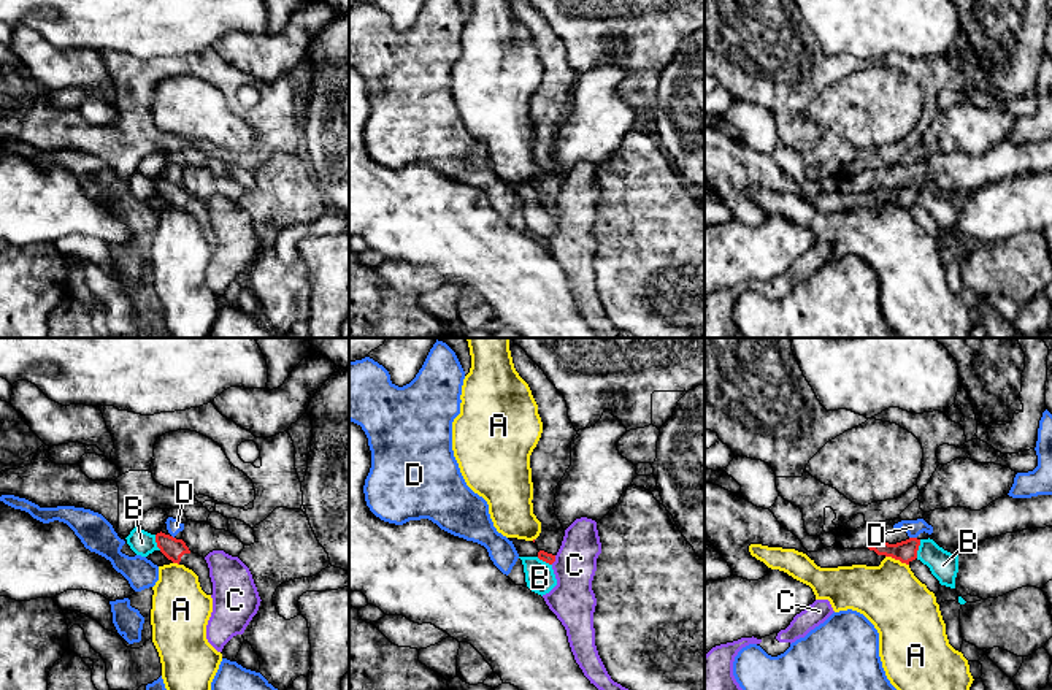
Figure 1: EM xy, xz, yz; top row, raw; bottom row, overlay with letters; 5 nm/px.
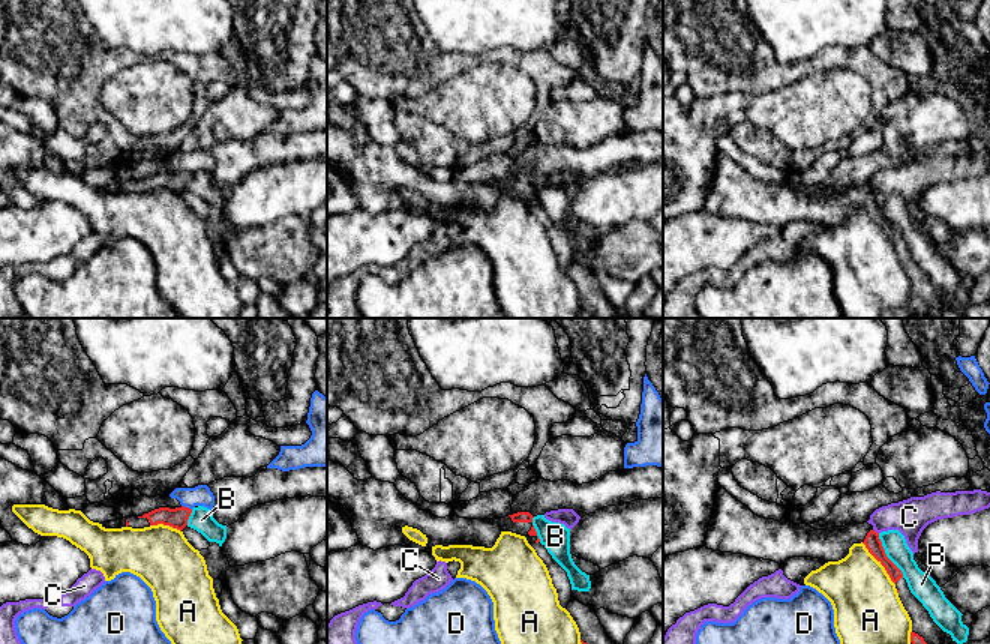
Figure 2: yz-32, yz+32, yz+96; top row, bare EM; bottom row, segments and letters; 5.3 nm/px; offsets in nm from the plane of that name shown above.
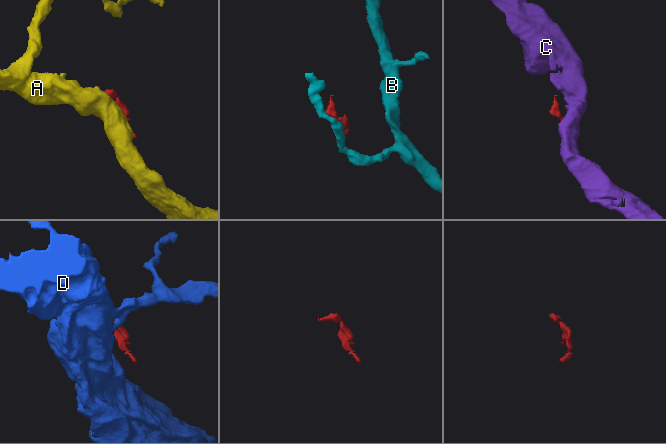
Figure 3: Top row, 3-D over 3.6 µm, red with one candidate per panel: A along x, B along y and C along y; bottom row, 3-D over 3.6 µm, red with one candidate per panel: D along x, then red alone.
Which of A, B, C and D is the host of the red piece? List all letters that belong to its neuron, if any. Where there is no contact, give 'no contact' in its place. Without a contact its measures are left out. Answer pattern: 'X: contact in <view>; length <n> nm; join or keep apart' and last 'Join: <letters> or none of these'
A: contact in yz; length 130 nm; keep apart
B: contact in yz; length 100 nm; keep apart
C: contact in xz; length 50 nm; keep apart
D: contact in yz; length 40 nm; keep apart
Join: none of these

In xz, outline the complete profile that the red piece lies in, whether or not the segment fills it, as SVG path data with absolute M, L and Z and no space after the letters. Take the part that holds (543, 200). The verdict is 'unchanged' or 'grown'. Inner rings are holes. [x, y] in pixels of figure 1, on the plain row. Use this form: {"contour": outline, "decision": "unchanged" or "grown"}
{"contour": "M511 0L519 21L528 29L543 67L541 82L530 100L533 127L533 159L541 167L535 184L538 203L552 209L565 174L555 160L557 130L571 109L571 86L578 79L563 40L528 0Z", "decision": "grown"}

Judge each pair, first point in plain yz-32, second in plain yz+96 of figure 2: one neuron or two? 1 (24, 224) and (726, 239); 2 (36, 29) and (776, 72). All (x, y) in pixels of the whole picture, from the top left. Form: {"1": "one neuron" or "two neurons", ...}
{"1": "one neuron", "2": "one neuron"}

